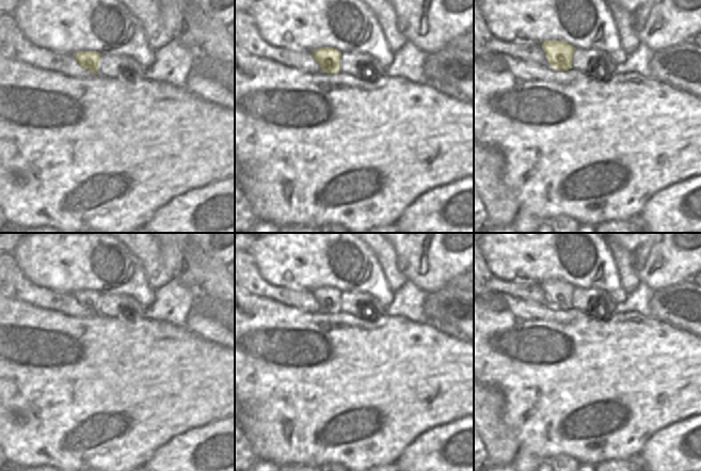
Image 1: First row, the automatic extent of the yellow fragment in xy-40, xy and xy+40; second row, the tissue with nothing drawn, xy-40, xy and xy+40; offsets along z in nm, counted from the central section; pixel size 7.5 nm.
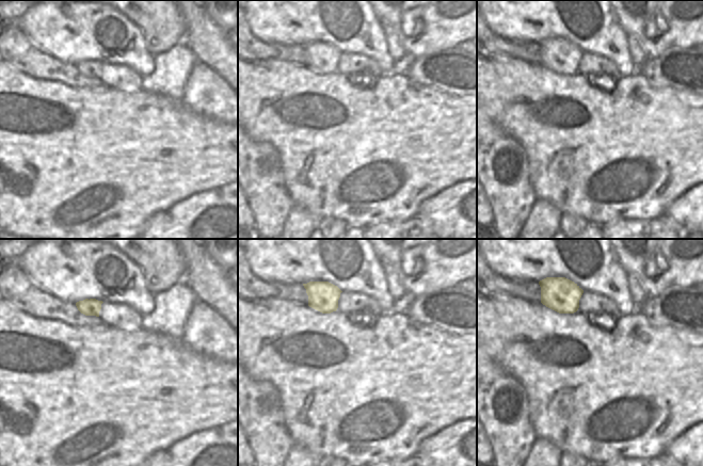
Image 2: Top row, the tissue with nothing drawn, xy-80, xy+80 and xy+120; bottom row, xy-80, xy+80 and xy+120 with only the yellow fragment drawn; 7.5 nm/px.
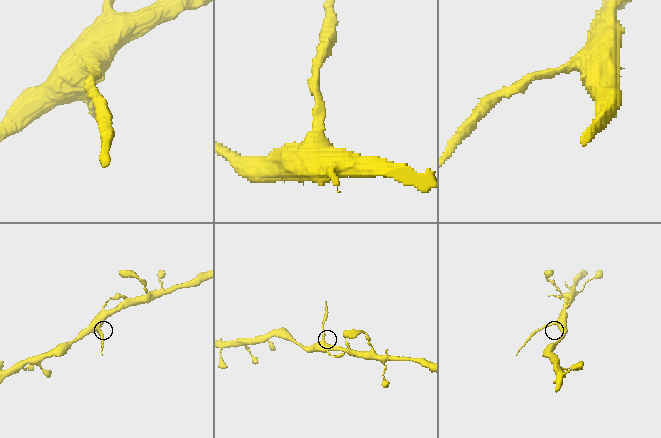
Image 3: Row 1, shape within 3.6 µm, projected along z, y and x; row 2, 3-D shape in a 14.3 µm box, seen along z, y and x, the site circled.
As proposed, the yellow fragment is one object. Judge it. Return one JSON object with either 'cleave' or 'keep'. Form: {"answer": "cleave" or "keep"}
{"answer": "cleave"}

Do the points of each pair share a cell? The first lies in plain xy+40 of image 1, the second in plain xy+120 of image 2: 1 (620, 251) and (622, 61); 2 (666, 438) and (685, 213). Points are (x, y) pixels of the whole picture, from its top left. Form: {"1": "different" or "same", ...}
{"1": "different", "2": "same"}

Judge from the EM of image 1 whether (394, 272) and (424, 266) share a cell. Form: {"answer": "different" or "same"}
{"answer": "different"}

